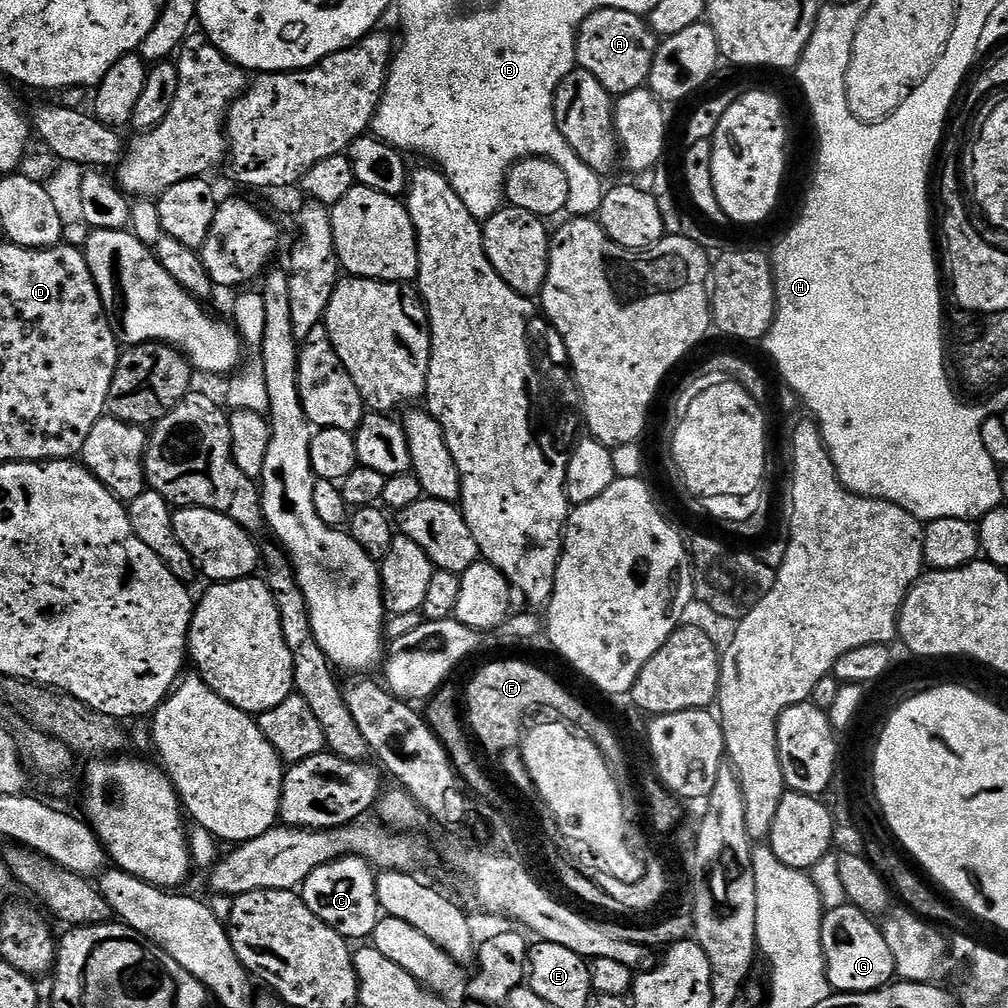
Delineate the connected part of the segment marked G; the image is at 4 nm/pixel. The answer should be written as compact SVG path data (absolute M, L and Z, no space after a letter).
M850 903L825 911L822 950L828 964L828 980L836 992L877 992L893 983L897 975L894 956L886 946L881 925Z

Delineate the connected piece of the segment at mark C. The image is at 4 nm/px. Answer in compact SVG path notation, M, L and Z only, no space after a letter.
M343 856L326 866L318 866L310 878L302 885L302 895L306 906L326 926L330 926L349 942L364 942L371 937L381 918L382 909L376 897L377 873L361 856Z

